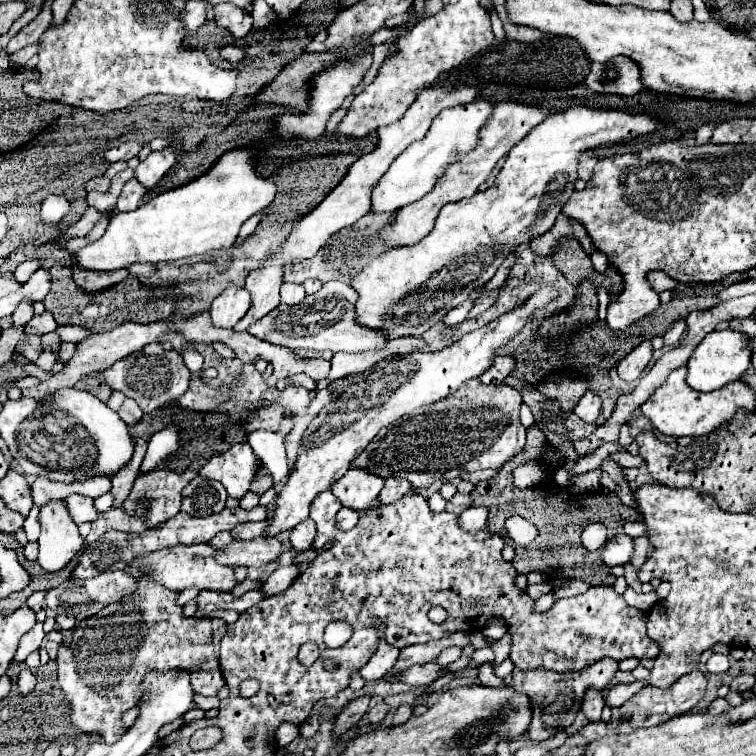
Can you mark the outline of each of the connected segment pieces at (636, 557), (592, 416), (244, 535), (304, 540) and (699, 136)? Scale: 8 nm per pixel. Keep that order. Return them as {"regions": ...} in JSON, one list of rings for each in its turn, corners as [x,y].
{"regions":[[[[644,536],[634,538],[634,554],[632,554],[632,558],[630,558],[630,564],[632,564],[634,568],[640,568],[646,561],[647,554],[648,542],[644,540]]],[[[586,390],[586,394],[580,398],[580,402],[574,406],[574,414],[576,416],[580,416],[580,420],[584,420],[584,422],[594,422],[596,418],[598,418],[598,414],[600,414],[600,398],[594,394],[594,392],[590,392],[590,390]]],[[[248,522],[248,524],[234,526],[230,530],[234,540],[254,540],[254,538],[260,538],[262,532],[264,532],[264,524],[262,522]]],[[[308,518],[304,520],[300,526],[296,526],[292,532],[290,532],[290,544],[296,552],[306,552],[312,548],[312,542],[314,542],[314,536],[316,536],[316,526],[314,522]]],[[[714,123],[703,124],[696,132],[696,143],[702,145],[708,142],[713,135],[715,126]]]]}

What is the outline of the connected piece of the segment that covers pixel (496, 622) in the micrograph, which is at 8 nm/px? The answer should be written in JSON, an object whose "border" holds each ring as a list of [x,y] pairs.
{"border":[[[494,618],[489,620],[488,624],[480,631],[484,636],[500,639],[508,631],[508,627],[506,629],[504,622],[502,623],[502,619]]]}

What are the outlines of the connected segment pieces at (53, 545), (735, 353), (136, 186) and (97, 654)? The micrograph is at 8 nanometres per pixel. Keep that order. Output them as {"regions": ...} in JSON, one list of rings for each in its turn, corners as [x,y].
{"regions":[[[[60,500],[48,502],[40,508],[40,524],[38,564],[46,572],[58,572],[80,556],[84,550],[84,538],[72,518],[68,518],[68,510],[64,510]]],[[[714,330],[704,336],[704,340],[694,348],[692,356],[688,358],[686,382],[690,388],[694,388],[698,392],[718,390],[718,388],[726,386],[728,382],[738,380],[742,376],[742,372],[750,366],[750,358],[752,358],[752,350],[750,350],[746,334],[734,332],[734,330],[722,330],[722,332]]],[[[128,180],[118,196],[118,210],[132,210],[138,204],[142,204],[142,196],[146,194],[146,188],[136,180]]],[[[138,578],[138,592],[132,598],[124,598],[124,602],[116,602],[110,606],[110,612],[96,614],[84,622],[74,634],[74,642],[58,650],[58,682],[64,690],[66,698],[72,704],[72,724],[76,728],[88,728],[102,736],[106,744],[114,744],[126,732],[122,722],[122,714],[134,708],[140,698],[140,686],[148,672],[168,672],[174,668],[198,668],[200,670],[218,670],[218,662],[214,656],[212,644],[212,626],[210,618],[184,618],[182,608],[176,606],[176,592],[164,590],[164,586],[156,586],[156,582],[148,582],[148,578]]]]}

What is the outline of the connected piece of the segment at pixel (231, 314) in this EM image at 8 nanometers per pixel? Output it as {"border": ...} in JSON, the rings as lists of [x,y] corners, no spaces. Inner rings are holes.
{"border":[[[230,284],[222,290],[222,294],[214,298],[210,316],[212,316],[214,326],[234,328],[236,322],[244,318],[248,308],[250,308],[250,292],[244,286]]]}

